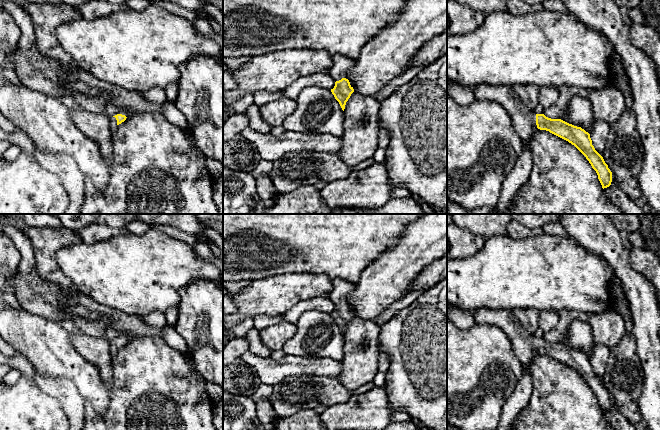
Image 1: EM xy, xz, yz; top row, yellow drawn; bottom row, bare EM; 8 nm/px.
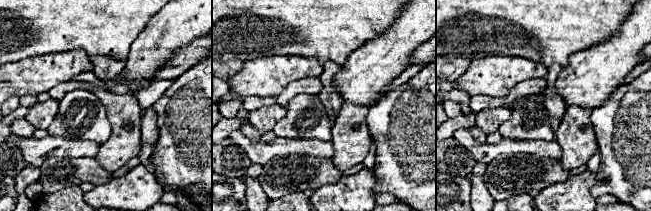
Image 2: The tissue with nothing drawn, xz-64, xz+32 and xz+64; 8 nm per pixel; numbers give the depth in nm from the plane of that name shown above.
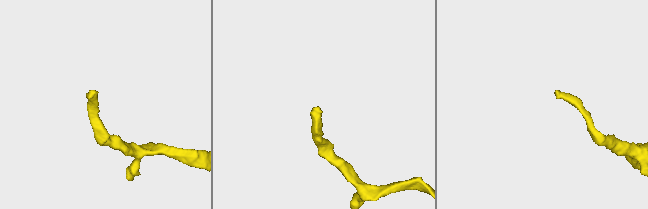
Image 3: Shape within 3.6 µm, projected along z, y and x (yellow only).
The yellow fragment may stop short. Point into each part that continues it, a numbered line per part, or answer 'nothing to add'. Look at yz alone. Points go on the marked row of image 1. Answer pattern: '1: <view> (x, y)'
1: yz (524, 120)

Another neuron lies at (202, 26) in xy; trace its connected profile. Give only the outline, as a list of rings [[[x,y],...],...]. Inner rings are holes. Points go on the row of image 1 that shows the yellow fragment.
[[[198,17],[193,22],[194,28],[200,35],[215,41],[221,47],[221,54],[218,60],[223,64],[223,35],[217,33],[207,19]]]

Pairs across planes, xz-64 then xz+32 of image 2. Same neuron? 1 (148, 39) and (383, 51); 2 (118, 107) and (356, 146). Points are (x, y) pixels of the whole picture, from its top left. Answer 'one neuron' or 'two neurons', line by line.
1: one neuron
2: one neuron

